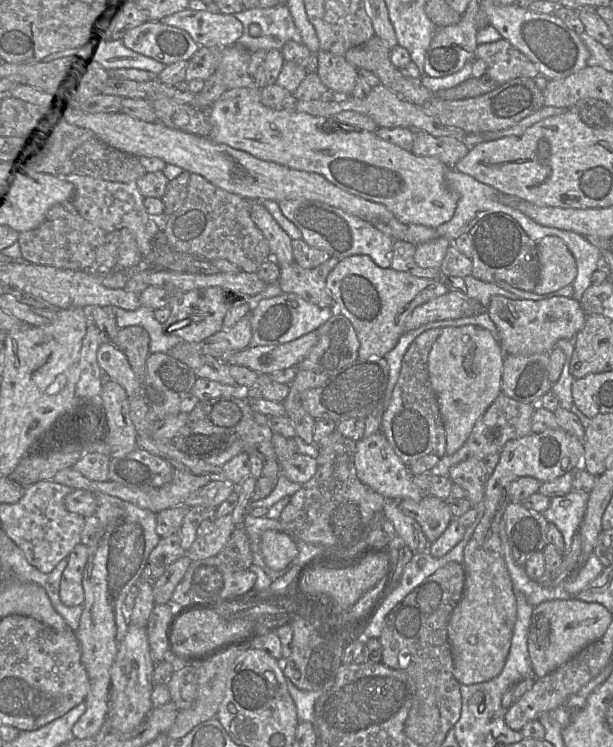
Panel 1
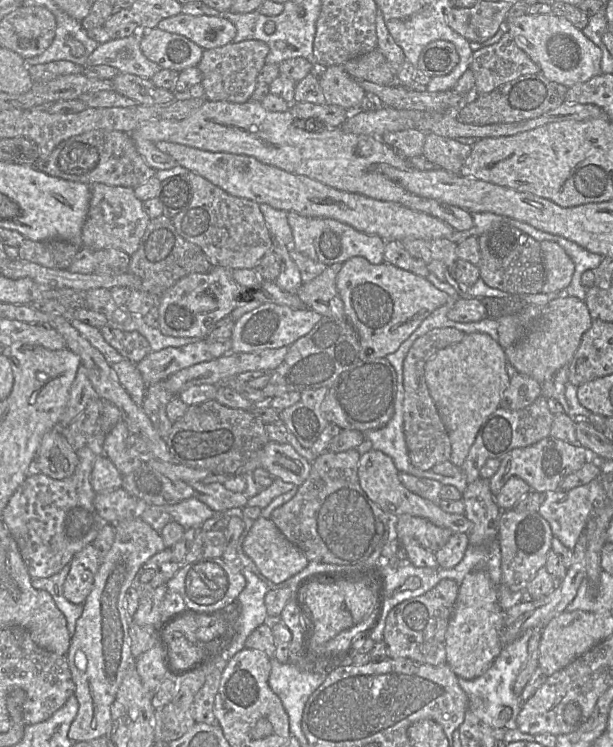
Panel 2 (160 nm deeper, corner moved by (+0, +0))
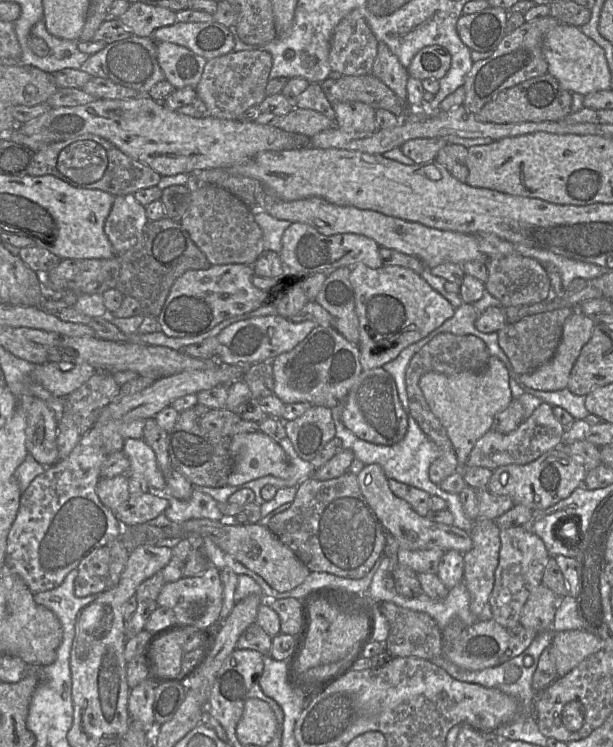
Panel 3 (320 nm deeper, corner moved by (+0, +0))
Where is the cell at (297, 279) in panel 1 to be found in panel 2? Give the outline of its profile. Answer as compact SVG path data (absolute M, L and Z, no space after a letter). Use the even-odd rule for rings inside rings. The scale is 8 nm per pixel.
M343 263L332 264L322 274L301 285L297 295L308 309L323 317L346 319L344 303L336 286L336 278L342 267Z

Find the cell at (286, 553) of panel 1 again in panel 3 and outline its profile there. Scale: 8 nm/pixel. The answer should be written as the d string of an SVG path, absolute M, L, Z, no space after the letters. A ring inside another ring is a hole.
M195 518L182 523L172 522L170 526L161 528L166 533L166 538L202 537L211 539L220 549L261 576L278 592L287 592L296 588L304 582L311 572L296 554L283 544L267 526L259 523L227 525L221 521Z

